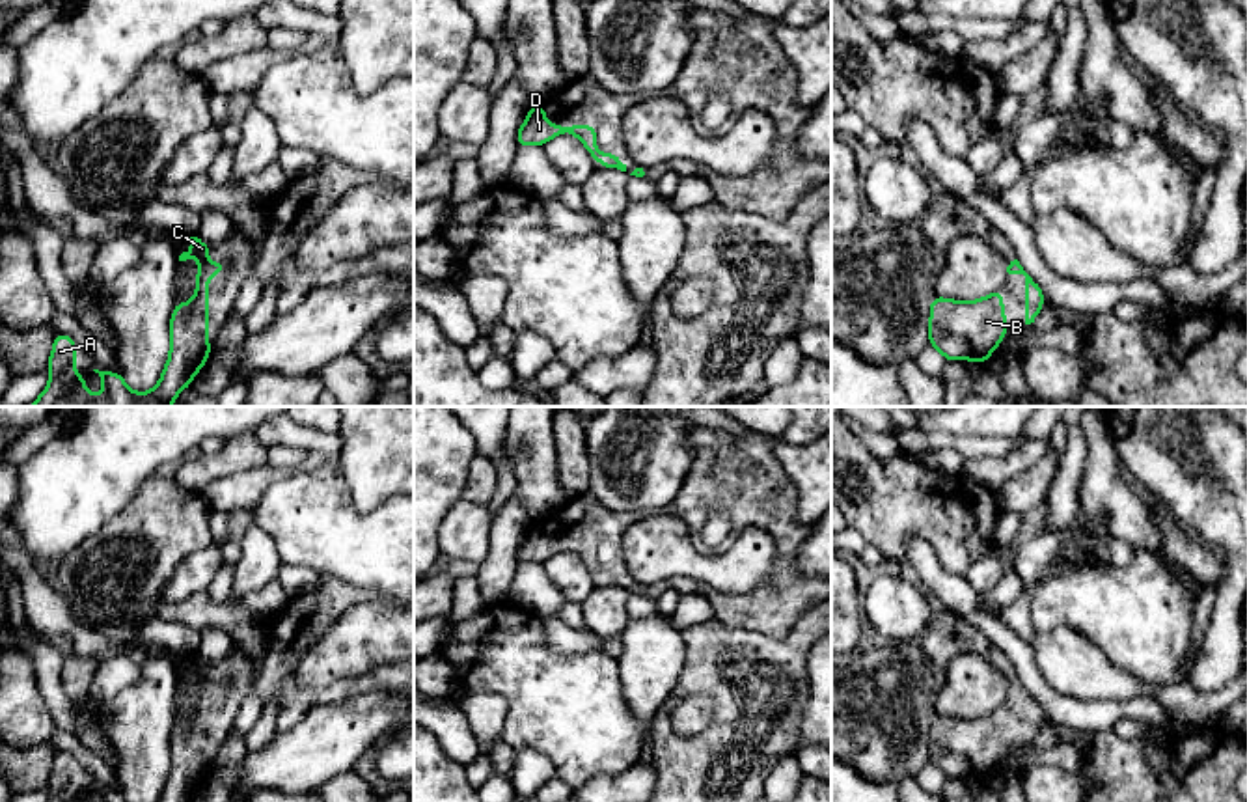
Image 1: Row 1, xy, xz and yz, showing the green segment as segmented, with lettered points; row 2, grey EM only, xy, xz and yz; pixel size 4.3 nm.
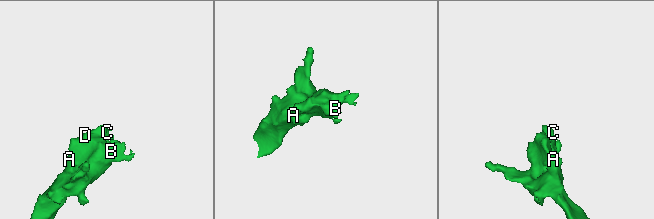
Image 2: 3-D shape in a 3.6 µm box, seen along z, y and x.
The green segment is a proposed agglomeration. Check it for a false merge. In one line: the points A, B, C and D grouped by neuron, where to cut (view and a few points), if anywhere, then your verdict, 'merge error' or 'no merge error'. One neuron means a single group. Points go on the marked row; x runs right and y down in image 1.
A B C D; no cut; no merge error

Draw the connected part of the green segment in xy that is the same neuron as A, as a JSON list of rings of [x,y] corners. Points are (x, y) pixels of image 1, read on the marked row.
[[[188,237],[192,248],[179,261],[198,257],[196,293],[188,304],[175,300],[170,321],[170,356],[158,384],[151,392],[132,392],[123,373],[93,369],[103,382],[103,395],[93,397],[84,386],[86,375],[75,371],[78,343],[69,334],[56,332],[48,358],[48,386],[28,407],[171,407],[181,390],[211,356],[209,347],[209,276],[227,270],[226,261],[209,263],[209,244]]]

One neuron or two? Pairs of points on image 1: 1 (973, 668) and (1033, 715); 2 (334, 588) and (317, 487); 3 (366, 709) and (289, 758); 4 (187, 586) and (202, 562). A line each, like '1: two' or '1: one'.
1: two
2: two
3: one
4: one

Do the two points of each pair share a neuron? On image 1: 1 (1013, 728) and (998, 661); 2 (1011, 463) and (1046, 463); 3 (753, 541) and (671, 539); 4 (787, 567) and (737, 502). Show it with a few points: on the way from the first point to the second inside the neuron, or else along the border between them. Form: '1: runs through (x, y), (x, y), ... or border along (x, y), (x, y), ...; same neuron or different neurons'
1: runs through (1014, 711), (1011, 677); same neuron
2: border along (1050, 450), (1000, 487); different neurons
3: runs through (733, 562), (696, 564), (692, 560); same neuron
4: runs through (785, 549), (785, 539), (765, 519), (755, 515); same neuron

